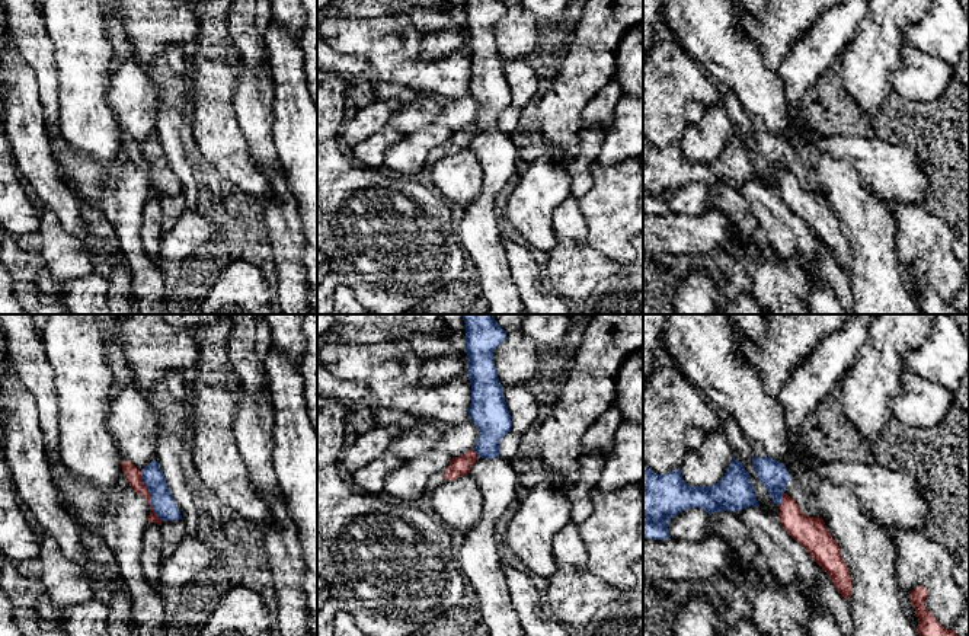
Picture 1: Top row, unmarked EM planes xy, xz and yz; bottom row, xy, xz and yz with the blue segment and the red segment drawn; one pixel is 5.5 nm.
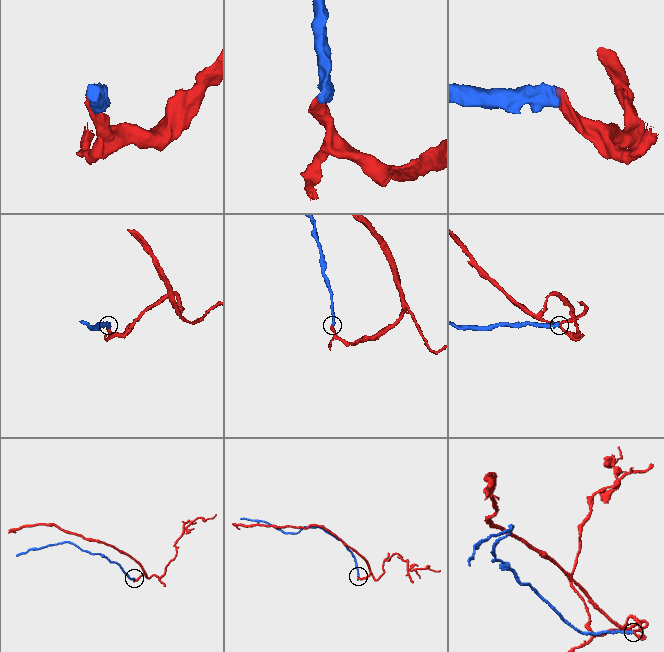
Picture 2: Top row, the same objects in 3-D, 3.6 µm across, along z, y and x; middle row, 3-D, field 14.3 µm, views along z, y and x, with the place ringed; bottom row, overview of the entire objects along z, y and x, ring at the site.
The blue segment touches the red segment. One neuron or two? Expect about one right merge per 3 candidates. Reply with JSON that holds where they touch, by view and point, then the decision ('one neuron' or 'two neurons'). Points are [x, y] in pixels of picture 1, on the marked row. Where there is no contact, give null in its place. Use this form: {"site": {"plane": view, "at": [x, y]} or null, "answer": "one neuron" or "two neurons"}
{"site": {"plane": "xy", "at": [150, 495]}, "answer": "two neurons"}

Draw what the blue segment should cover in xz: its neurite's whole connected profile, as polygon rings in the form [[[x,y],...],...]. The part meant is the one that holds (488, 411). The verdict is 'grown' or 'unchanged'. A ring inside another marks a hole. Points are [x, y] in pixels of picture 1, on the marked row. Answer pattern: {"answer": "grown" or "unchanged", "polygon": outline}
{"answer": "grown", "polygon": [[[463,314],[463,319],[467,377],[471,384],[468,416],[479,429],[474,447],[479,457],[470,474],[483,495],[483,509],[479,524],[464,534],[458,563],[474,589],[489,636],[525,636],[512,607],[496,538],[498,520],[518,493],[512,463],[499,456],[499,442],[511,431],[512,421],[493,352],[505,341],[506,332],[493,314]]]}

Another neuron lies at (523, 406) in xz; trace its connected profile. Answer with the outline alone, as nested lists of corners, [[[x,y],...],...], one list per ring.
[[[525,386],[505,389],[503,397],[511,415],[512,426],[499,442],[499,457],[514,460],[524,435],[537,421],[538,402]]]

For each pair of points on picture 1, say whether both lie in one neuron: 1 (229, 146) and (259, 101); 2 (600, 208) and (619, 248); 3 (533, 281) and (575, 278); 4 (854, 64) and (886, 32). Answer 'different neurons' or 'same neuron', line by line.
1: different neurons
2: same neuron
3: different neurons
4: same neuron

